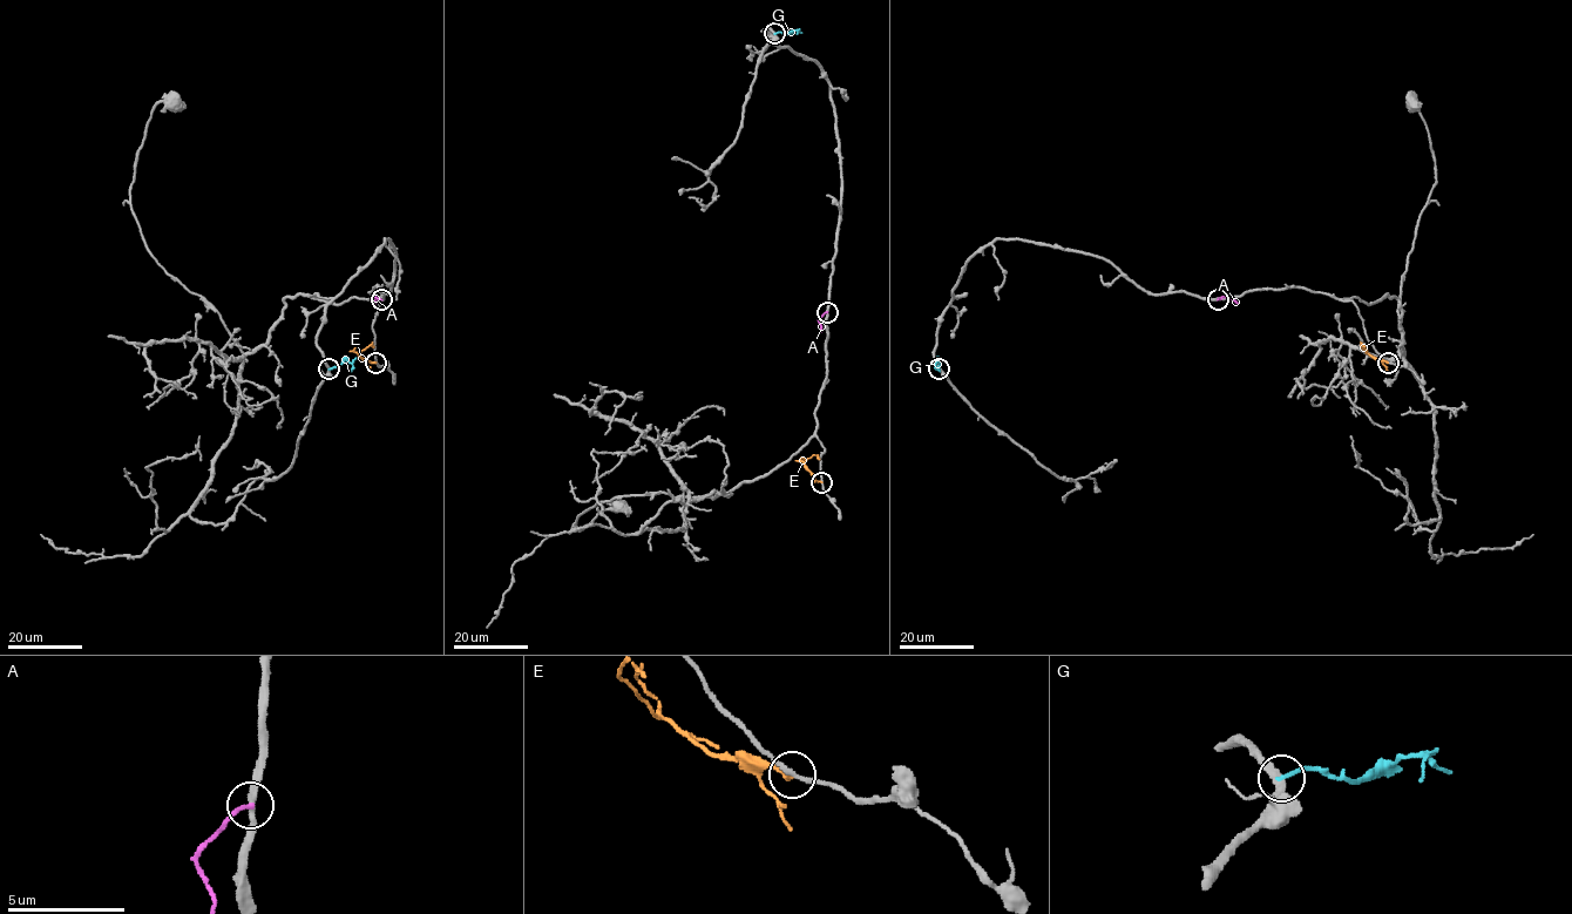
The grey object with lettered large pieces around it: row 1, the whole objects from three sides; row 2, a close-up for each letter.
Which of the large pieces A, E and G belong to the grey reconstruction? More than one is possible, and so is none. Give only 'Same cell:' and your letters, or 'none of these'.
Same cell: none of these

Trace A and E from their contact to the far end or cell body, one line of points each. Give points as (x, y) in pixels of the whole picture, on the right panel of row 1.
A: (1218, 299), (1226, 297), (1237, 304)
E: (1388, 361), (1376, 360), (1364, 347)

